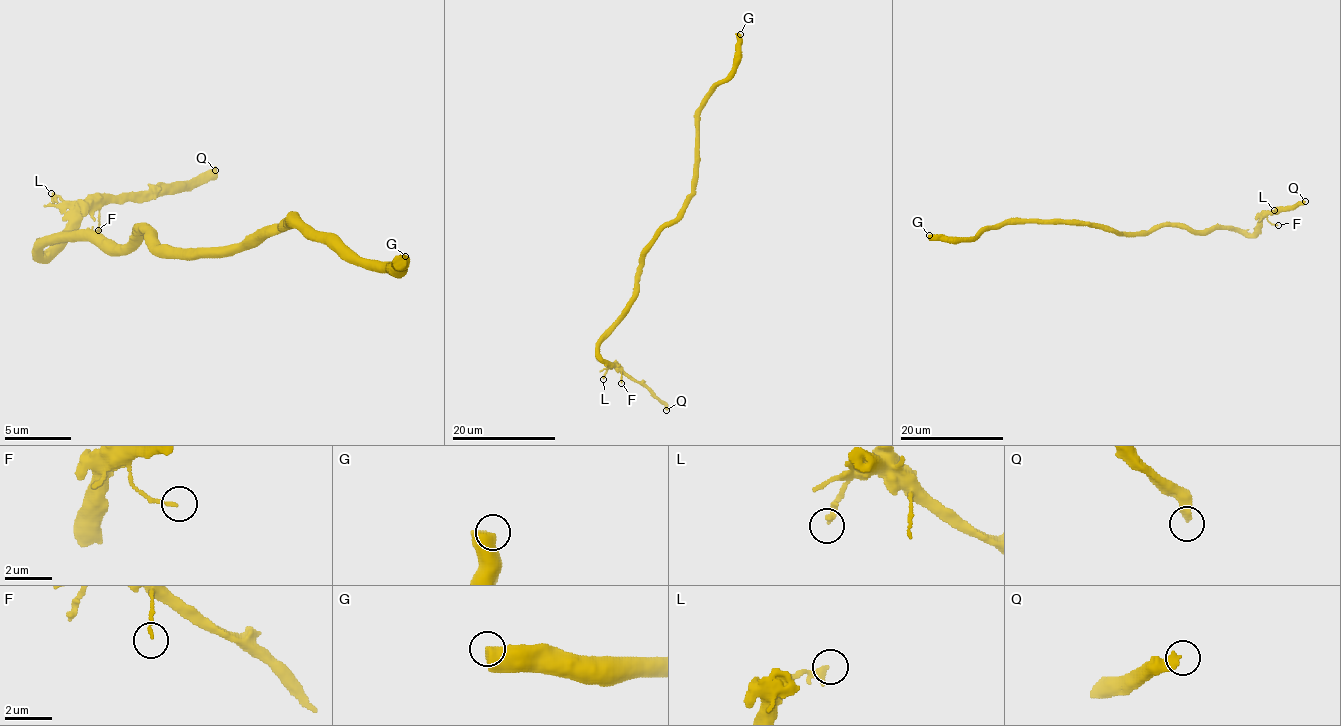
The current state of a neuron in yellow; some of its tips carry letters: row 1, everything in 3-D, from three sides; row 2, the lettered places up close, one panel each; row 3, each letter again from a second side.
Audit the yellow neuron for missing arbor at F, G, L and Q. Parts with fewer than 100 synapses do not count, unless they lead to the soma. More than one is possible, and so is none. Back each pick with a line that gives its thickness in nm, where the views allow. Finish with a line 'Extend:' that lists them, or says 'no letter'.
Q: Thickness 400 nm
Extend: Q

